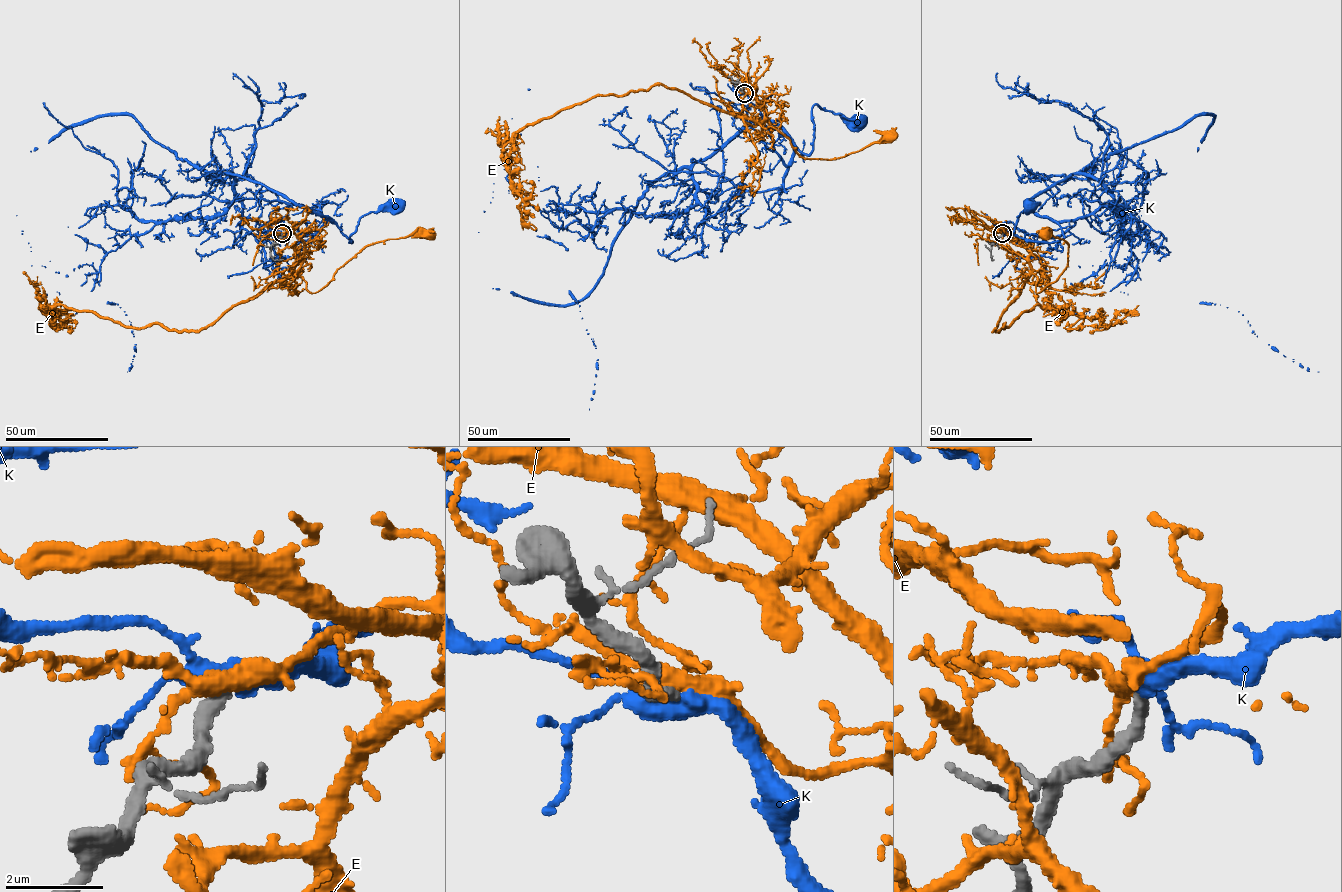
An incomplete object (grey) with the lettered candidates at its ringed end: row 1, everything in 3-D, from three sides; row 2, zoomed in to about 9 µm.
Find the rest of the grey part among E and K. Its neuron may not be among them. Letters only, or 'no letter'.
K

